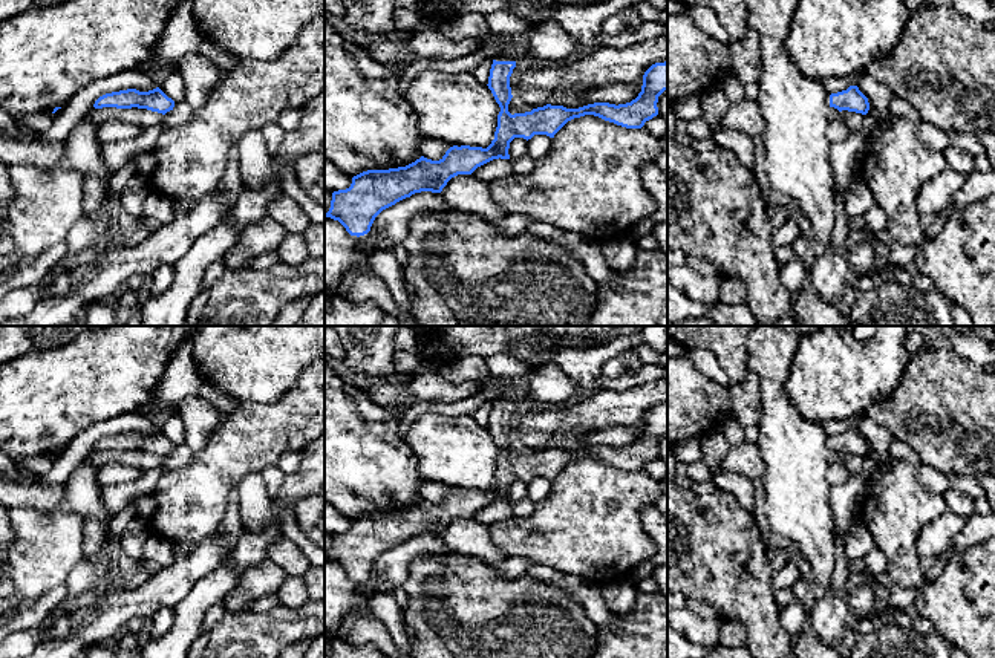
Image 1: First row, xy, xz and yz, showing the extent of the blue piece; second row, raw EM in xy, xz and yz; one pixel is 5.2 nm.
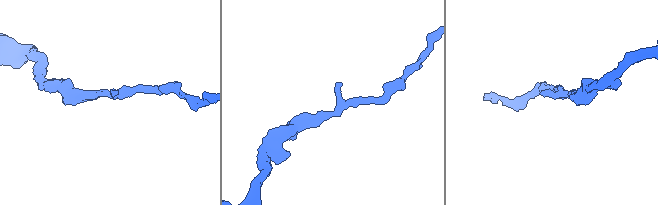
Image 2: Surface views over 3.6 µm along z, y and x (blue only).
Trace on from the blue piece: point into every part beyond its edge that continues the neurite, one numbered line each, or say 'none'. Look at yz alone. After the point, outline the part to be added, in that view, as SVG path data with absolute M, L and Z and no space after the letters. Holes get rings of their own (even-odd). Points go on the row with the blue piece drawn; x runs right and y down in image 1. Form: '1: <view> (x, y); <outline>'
none

